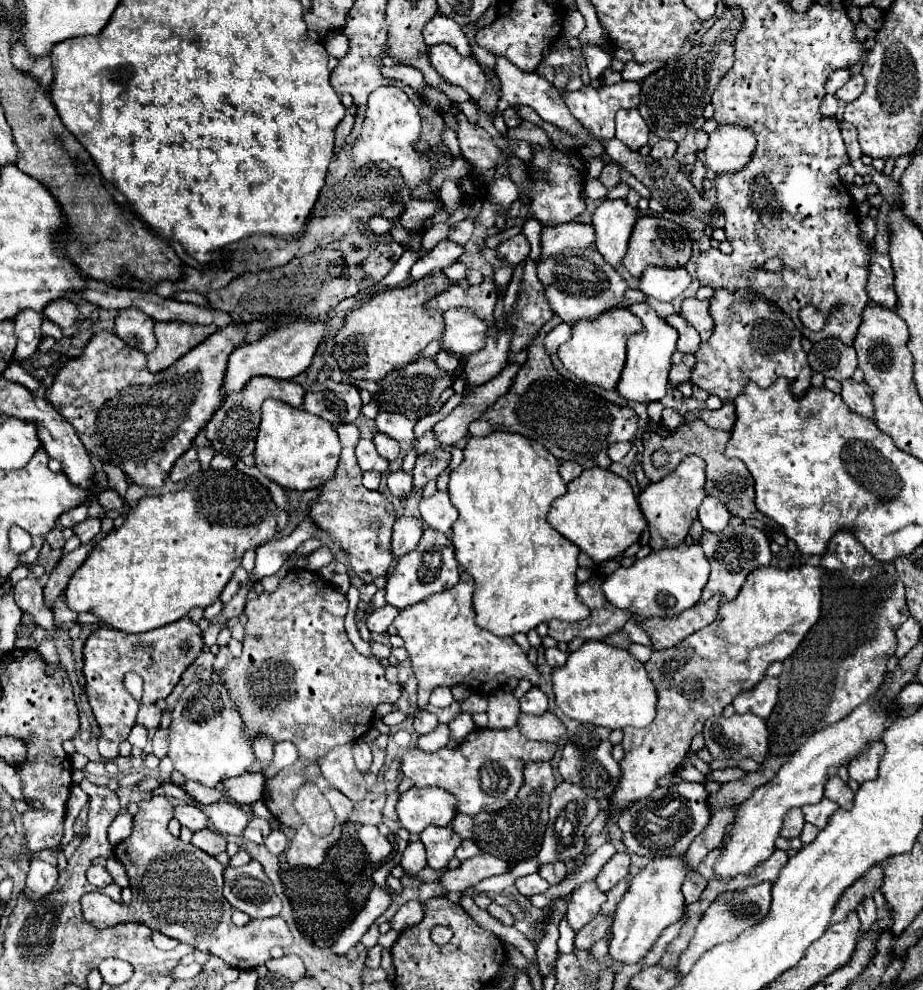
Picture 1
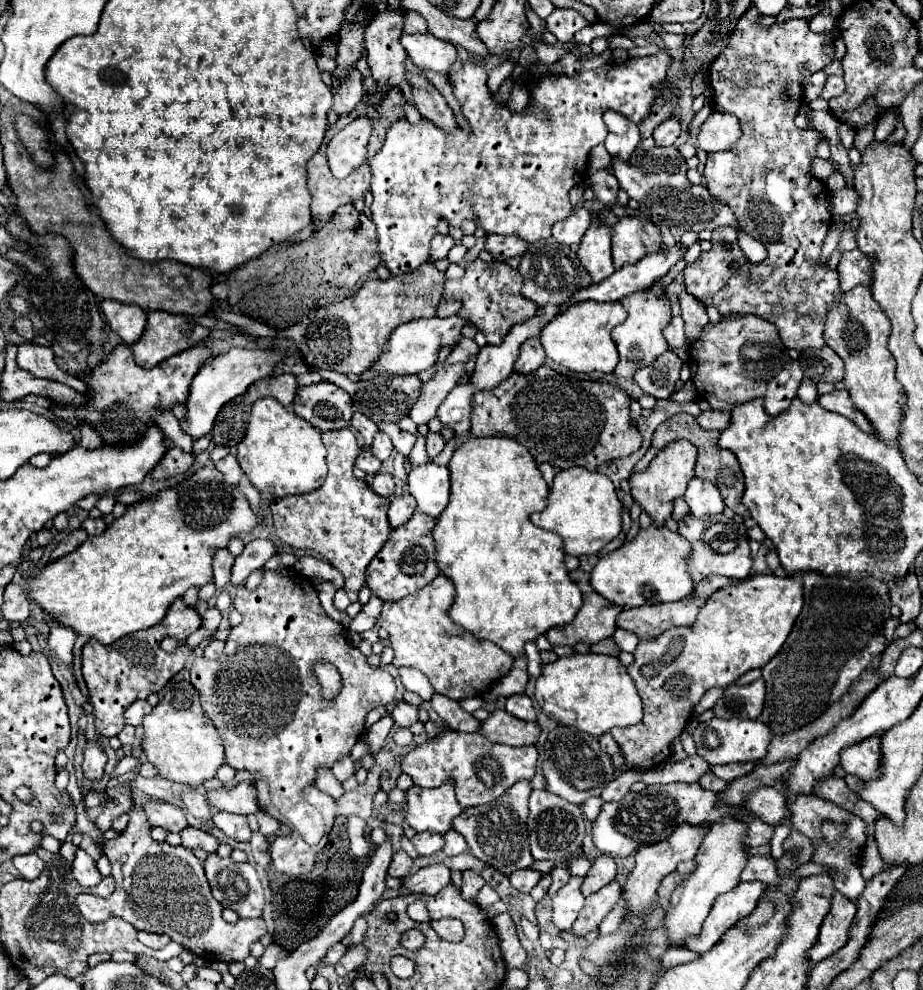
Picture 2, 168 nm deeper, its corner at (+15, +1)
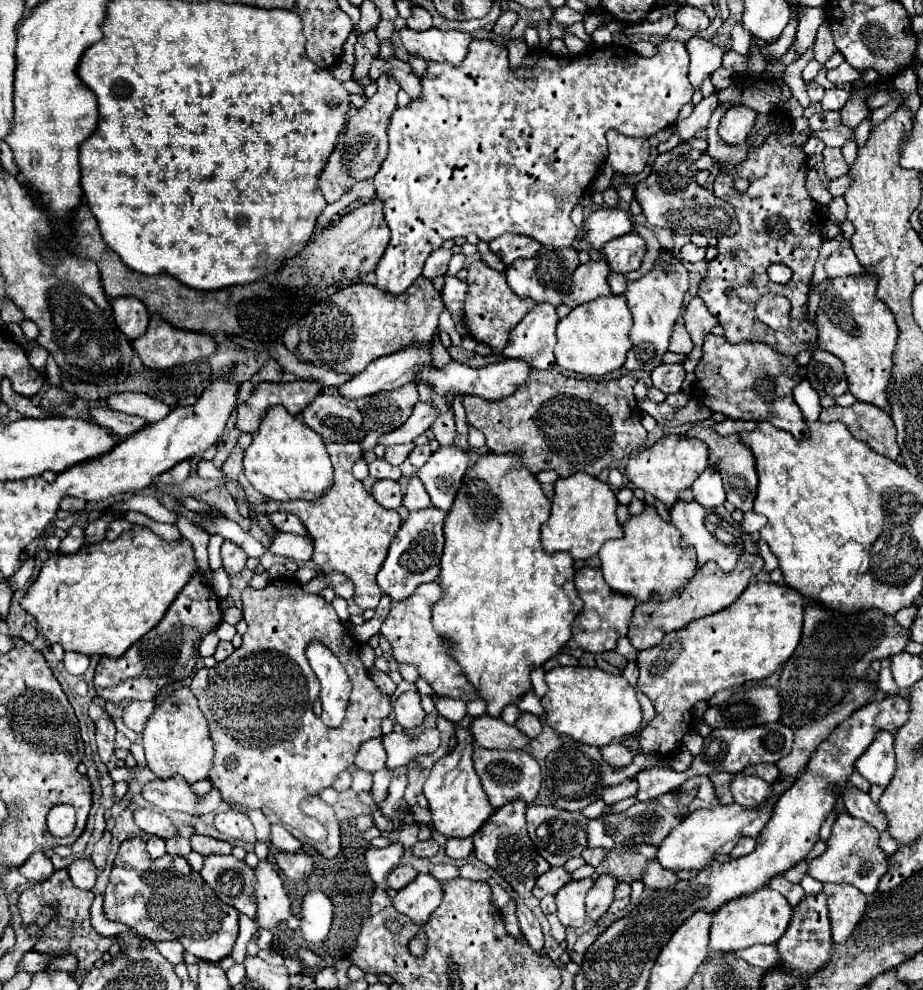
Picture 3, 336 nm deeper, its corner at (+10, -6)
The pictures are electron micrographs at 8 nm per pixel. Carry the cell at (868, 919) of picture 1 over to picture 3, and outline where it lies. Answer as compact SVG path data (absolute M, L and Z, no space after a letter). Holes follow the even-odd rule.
M841 813L833 823L833 831L827 841L827 851L809 863L807 873L821 883L849 883L855 885L861 893L873 895L887 867L889 859L887 853L879 847L879 831L863 819L851 817L849 813Z

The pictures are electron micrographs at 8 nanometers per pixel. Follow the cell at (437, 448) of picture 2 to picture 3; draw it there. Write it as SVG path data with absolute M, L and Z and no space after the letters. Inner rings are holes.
M417 385L417 387L419 387L419 401L437 407L437 417L435 417L435 421L431 425L431 431L435 433L435 439L439 441L439 445L453 443L455 419L453 419L453 411L447 405L447 399L437 395L437 393L433 393L429 389L429 385Z

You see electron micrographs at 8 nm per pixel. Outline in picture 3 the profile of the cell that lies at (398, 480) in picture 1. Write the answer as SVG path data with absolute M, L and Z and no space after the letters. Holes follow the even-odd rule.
M381 479L375 481L371 487L371 495L379 501L379 505L383 505L385 509L399 509L401 507L401 487L399 483L391 481L391 479Z

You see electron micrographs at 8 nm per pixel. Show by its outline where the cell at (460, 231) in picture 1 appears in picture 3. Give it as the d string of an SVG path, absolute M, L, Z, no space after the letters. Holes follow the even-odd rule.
M437 249L429 255L427 263L425 263L425 269L423 269L423 277L427 277L429 281L433 281L435 277L441 277L447 273L447 265L449 265L449 259L451 259L451 251L449 249Z

